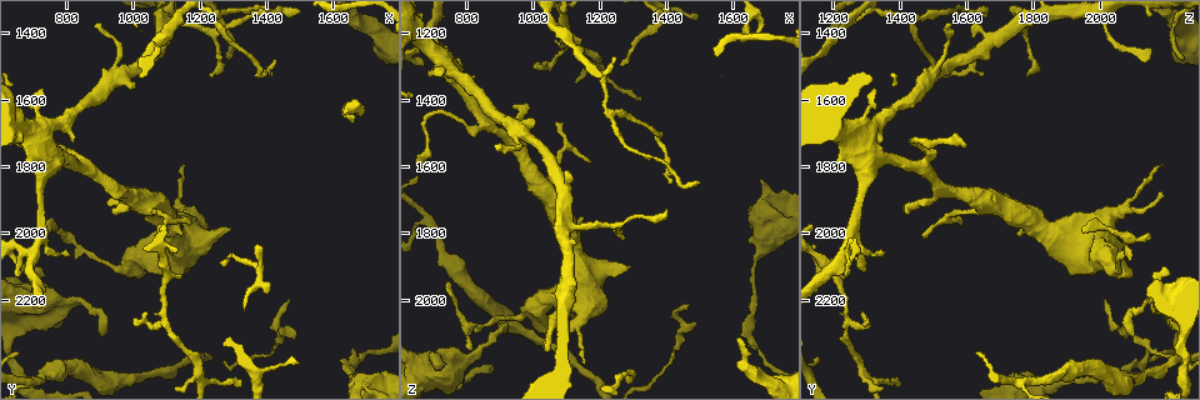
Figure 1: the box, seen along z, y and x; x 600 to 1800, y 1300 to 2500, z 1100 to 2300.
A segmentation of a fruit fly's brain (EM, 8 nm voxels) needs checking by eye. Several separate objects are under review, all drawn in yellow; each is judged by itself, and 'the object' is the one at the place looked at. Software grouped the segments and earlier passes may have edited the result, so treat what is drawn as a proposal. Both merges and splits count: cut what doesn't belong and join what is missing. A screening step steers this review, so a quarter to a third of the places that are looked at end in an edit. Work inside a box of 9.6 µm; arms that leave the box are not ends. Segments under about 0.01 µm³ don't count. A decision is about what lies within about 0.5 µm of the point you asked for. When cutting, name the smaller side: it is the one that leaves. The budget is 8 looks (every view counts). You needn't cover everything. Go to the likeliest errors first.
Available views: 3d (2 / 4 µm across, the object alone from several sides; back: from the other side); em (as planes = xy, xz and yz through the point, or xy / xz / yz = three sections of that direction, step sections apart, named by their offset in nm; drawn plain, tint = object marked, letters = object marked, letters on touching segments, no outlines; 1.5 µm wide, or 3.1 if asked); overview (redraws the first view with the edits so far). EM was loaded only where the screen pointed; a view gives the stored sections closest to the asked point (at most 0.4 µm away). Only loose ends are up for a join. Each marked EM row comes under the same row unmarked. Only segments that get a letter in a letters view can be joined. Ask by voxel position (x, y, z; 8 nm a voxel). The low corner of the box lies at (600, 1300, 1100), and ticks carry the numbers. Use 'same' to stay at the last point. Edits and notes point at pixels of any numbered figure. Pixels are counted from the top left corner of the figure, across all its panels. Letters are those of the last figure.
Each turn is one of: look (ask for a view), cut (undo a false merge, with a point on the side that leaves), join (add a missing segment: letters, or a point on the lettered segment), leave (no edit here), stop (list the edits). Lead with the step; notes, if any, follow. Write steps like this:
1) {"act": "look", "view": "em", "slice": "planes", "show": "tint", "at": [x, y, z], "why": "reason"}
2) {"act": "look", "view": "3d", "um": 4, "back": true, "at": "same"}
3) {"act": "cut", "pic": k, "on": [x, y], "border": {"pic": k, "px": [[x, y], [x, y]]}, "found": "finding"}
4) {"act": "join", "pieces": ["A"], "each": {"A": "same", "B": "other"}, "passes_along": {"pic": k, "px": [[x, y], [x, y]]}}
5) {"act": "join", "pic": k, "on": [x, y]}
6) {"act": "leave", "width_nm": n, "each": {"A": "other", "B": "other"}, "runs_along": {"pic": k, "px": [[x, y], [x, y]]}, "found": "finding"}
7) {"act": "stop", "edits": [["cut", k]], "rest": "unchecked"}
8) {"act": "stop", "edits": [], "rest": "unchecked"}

{"act": "look", "view": "em", "slice": "xy", "step": 4, "show": "letters", "at": [680, 1780, 1200], "why": "stops while still wide"}

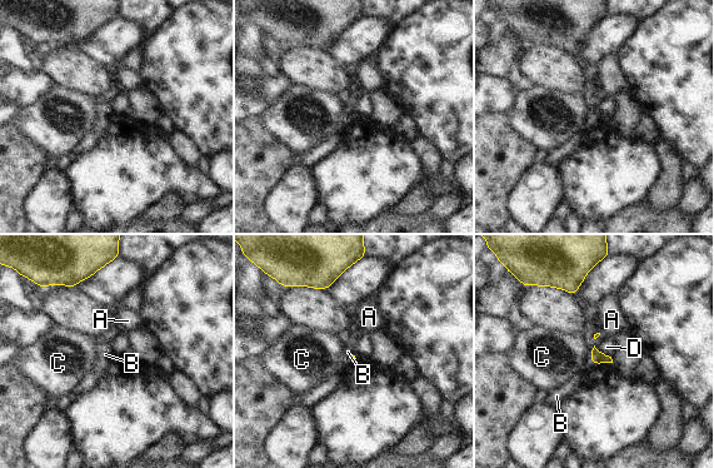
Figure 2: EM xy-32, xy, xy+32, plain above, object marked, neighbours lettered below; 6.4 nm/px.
{"act": "leave", "each": {"A": "other", "B": "other", "C": "other", "D": "other"}, "border": {"pic": 2, "px": [[594, 344], [610, 357]]}, "found": "none of them fits"}

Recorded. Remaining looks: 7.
{"act": "look", "view": "em", "slice": "planes", "show": "letters", "at": [730, 1560, 1330], "why": "branch stops here"}

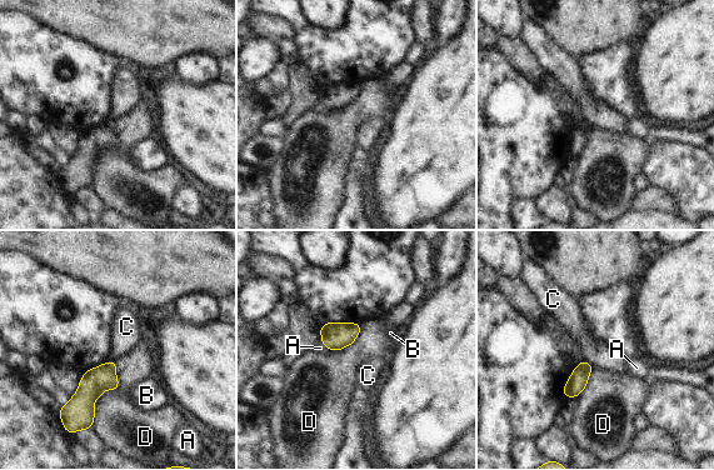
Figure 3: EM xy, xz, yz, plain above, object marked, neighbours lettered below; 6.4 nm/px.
{"act": "leave", "each": {"A": "other", "B": "other", "C": "other", "D": "other"}, "found": "none of them fits"}

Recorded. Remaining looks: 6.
{"act": "look", "view": "3d", "um": 2, "at": [710, 2060, 1240], "why": "a fork"}

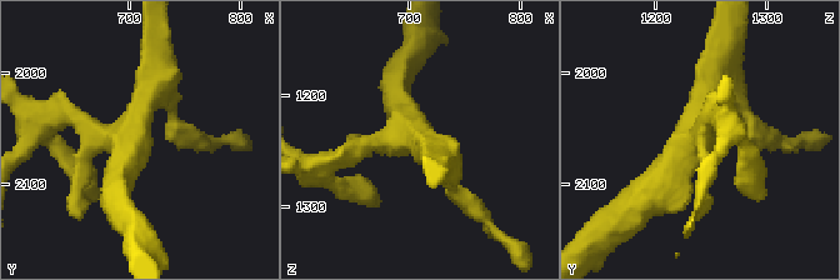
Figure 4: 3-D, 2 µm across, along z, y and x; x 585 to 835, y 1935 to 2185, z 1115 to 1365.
{"act": "look", "view": "em", "slice": "xy", "step": 4, "show": "tint", "at": [700, 2058, 1234], "why": "now the EM"}

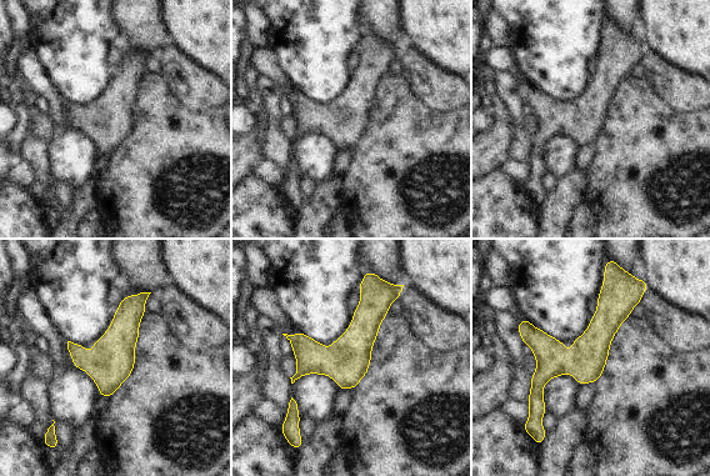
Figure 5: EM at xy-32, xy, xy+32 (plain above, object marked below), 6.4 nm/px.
{"act": "look", "view": "em", "slice": "planes", "show": "letters", "at": "same"}

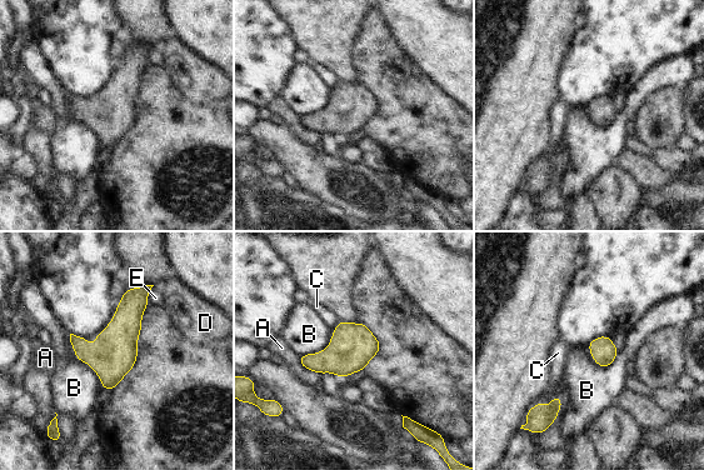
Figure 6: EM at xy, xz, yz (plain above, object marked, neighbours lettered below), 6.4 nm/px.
{"act": "leave", "longest_contact_nm": ["B", 280], "each": {"A": "other", "B": "other", "C": "other", "D": "other", "E": "other"}, "border": {"pic": 6, "px": [[334, 329], [324, 349], [301, 356]]}, "found": "all the same cell"}

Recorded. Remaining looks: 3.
{"act": "look", "view": "em", "slice": "xy", "step": 4, "show": "letters", "at": [1470, 2200, 2010], "why": "an open end"}

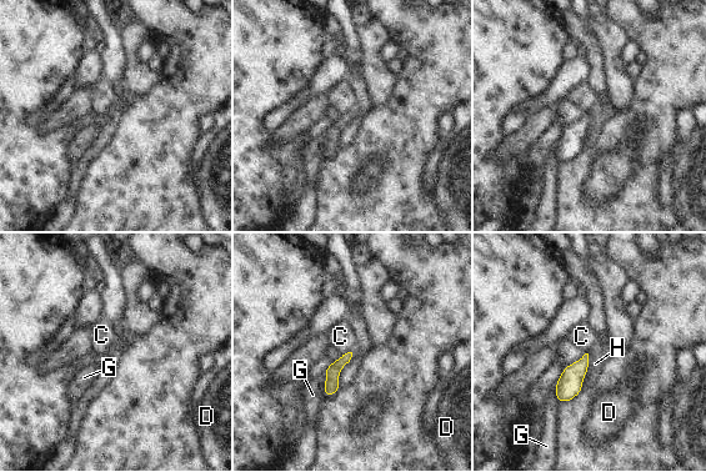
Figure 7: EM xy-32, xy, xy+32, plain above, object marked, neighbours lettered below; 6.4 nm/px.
{"act": "leave", "each": {"C": "other", "D": "other", "G": "other", "H": "other"}, "runs_along": {"pic": 7, "px": [[348, 356], [331, 372], [326, 392]]}, "found": "no lettered segment goes on from it"}

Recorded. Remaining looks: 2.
{"act": "stop", "edits": [], "rest": "unchecked"}

